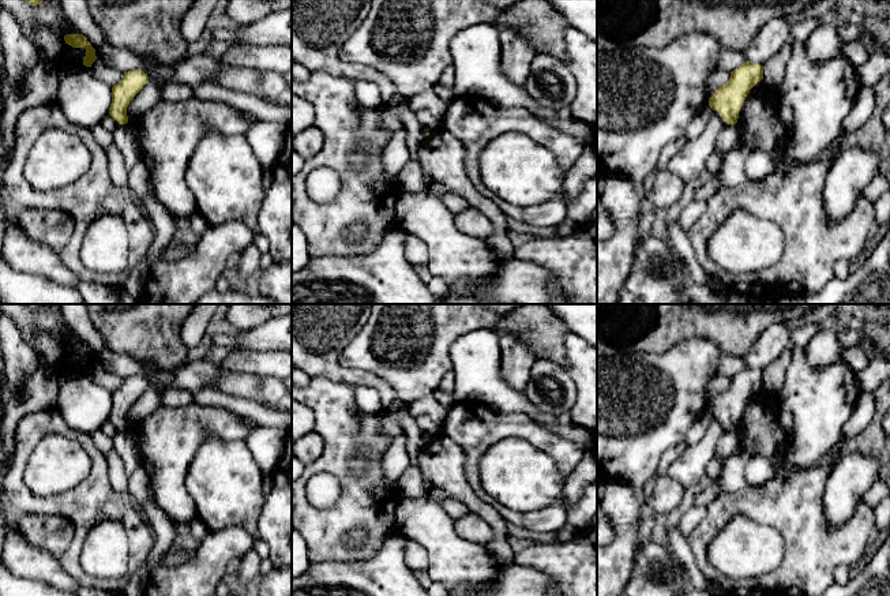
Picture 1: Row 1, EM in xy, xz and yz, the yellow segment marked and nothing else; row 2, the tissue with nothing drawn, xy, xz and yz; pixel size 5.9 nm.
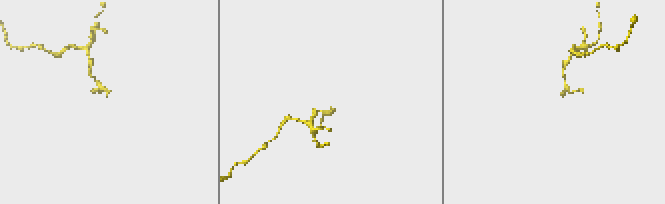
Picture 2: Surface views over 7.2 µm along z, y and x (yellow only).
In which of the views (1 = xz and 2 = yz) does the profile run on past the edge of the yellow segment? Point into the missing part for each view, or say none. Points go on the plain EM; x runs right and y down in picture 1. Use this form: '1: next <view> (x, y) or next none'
1: next none
2: next none

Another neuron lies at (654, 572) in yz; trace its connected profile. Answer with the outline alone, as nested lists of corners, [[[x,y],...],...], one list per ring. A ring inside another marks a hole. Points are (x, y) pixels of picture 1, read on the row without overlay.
[[[660,536],[638,547],[620,596],[686,596],[687,577]]]

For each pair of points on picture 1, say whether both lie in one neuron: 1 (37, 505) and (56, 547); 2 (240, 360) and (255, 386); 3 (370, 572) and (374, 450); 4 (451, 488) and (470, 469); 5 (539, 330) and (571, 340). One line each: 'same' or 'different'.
1: different
2: different
3: different
4: different
5: different

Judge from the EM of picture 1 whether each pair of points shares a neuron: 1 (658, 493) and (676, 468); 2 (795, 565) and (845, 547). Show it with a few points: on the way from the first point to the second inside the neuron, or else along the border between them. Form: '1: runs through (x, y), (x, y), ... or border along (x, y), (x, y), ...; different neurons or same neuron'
1: border along (664, 473), (678, 480), (686, 488); different neurons
2: runs through (807, 559), (819, 547), (833, 547); same neuron

